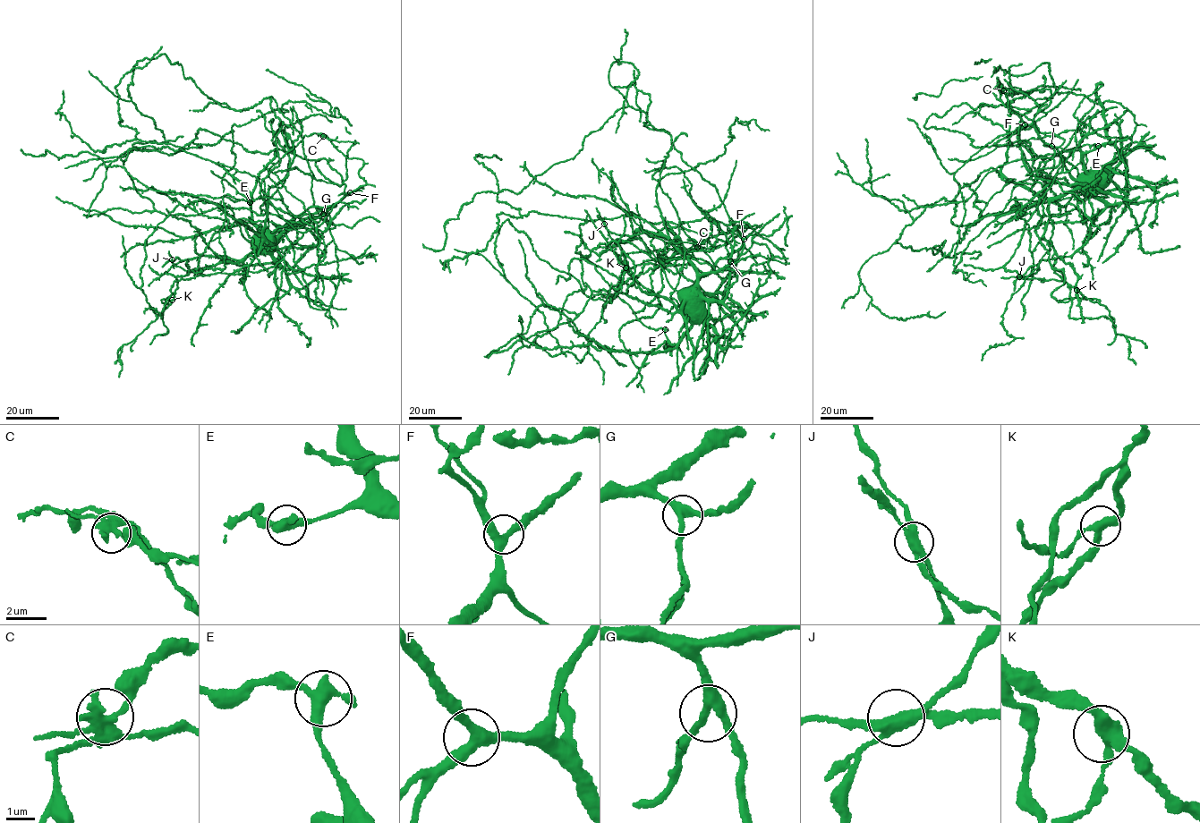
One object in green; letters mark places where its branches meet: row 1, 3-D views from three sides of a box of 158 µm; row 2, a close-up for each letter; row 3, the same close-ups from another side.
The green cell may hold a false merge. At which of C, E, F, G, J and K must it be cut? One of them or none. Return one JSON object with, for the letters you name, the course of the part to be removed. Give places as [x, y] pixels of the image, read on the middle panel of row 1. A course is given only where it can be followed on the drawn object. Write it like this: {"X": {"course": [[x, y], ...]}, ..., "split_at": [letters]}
{"split_at": []}

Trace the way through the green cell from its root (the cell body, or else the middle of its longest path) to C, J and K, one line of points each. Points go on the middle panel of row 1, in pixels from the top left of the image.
C: (693, 288), (714, 263), (740, 248), (753, 229), (743, 228), (719, 246), (697, 247)
J: (693, 288), (686, 288), (686, 301), (677, 309), (663, 297), (642, 291), (622, 248), (611, 238), (604, 224)
K: (693, 288), (728, 260), (723, 280), (691, 258), (654, 259), (626, 204), (625, 267)

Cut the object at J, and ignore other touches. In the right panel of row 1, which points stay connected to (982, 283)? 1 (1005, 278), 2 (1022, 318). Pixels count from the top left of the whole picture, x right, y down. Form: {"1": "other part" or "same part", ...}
{"1": "other part", "2": "same part"}

